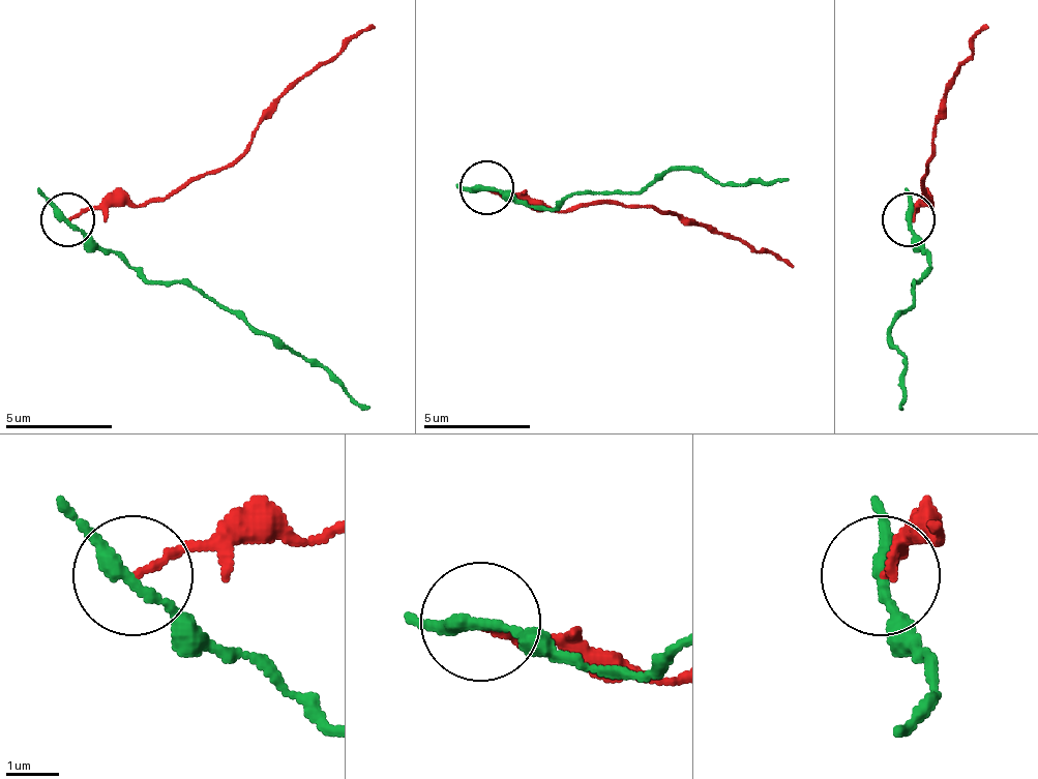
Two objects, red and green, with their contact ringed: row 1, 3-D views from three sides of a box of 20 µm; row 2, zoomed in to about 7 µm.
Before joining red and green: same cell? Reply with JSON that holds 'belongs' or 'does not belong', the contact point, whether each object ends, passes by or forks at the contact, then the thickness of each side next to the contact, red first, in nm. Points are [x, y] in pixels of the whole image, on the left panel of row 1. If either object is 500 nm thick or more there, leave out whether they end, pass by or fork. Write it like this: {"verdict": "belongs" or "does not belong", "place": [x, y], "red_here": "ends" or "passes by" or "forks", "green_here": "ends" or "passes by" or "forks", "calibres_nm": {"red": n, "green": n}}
{"verdict": "does not belong", "place": [67, 219], "red_here": "ends", "green_here": "passes by", "calibres_nm": {"red": 110, "green": 240}}

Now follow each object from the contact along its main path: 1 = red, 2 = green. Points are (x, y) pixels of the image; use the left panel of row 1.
1: (68, 220), (144, 200), (176, 195), (229, 168), (293, 87), (374, 23)
2: (68, 220), (159, 285), (197, 285), (250, 323), (315, 360), (368, 408)

